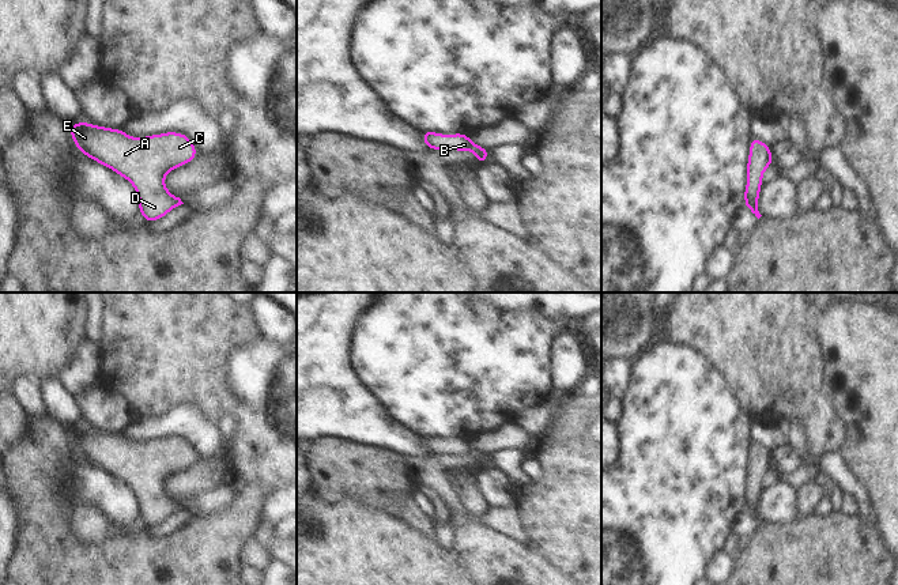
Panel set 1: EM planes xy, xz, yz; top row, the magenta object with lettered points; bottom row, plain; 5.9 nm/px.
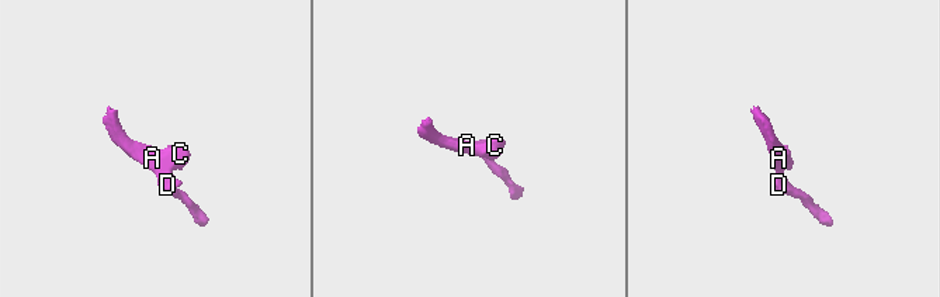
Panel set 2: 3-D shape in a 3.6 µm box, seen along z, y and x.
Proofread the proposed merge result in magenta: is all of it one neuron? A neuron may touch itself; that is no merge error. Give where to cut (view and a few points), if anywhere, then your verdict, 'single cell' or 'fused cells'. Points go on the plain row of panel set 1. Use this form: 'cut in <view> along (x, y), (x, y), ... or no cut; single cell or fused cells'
no cut; single cell

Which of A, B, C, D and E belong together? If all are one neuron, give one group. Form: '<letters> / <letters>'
A B C D E

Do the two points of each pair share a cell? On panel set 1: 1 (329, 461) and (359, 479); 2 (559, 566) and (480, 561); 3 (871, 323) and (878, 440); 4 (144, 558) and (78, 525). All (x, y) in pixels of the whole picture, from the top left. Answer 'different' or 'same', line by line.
1: same
2: same
3: same
4: different

